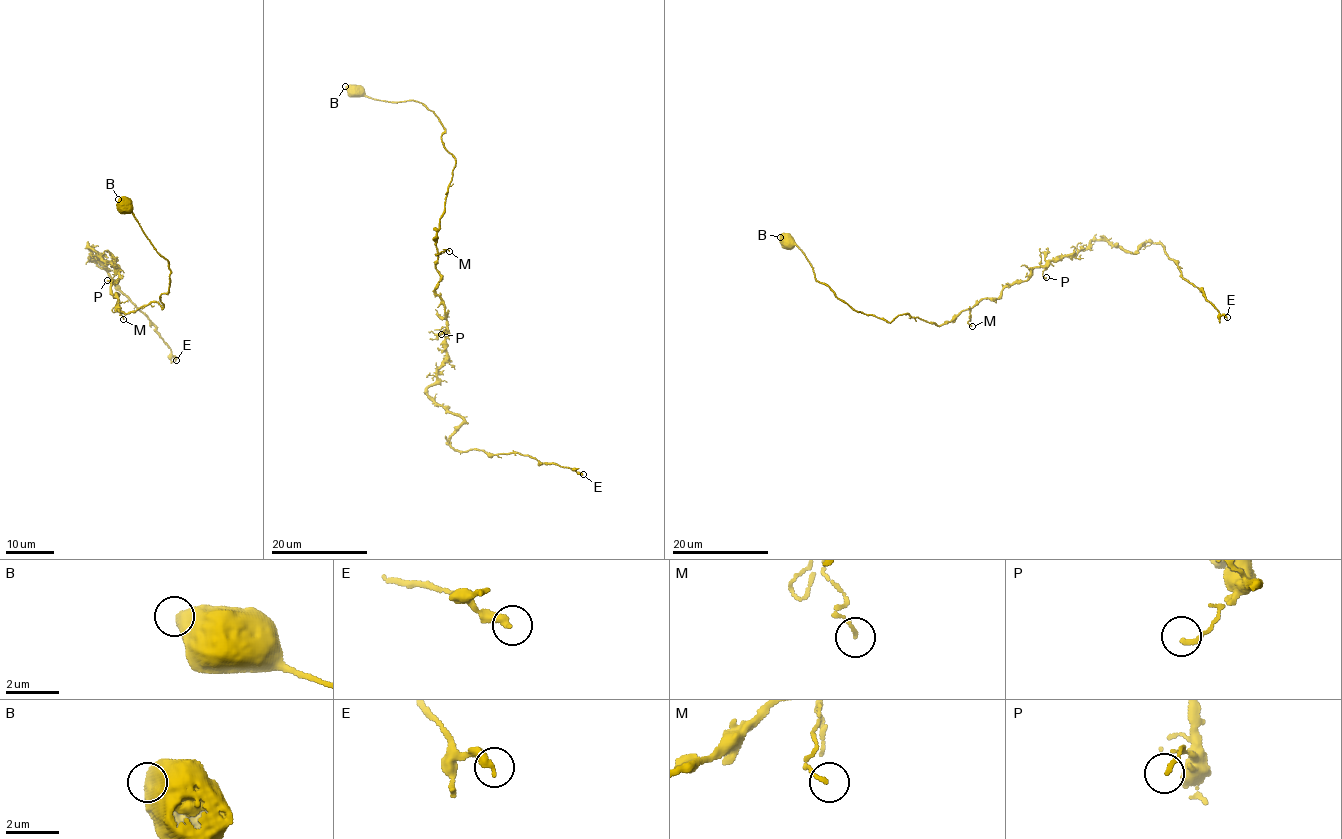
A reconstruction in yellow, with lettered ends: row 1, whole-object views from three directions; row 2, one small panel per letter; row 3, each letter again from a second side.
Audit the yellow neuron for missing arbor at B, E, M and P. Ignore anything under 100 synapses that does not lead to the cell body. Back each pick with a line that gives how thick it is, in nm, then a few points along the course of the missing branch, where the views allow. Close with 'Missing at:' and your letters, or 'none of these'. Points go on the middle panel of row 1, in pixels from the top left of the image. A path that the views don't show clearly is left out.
Missing at: none of these

